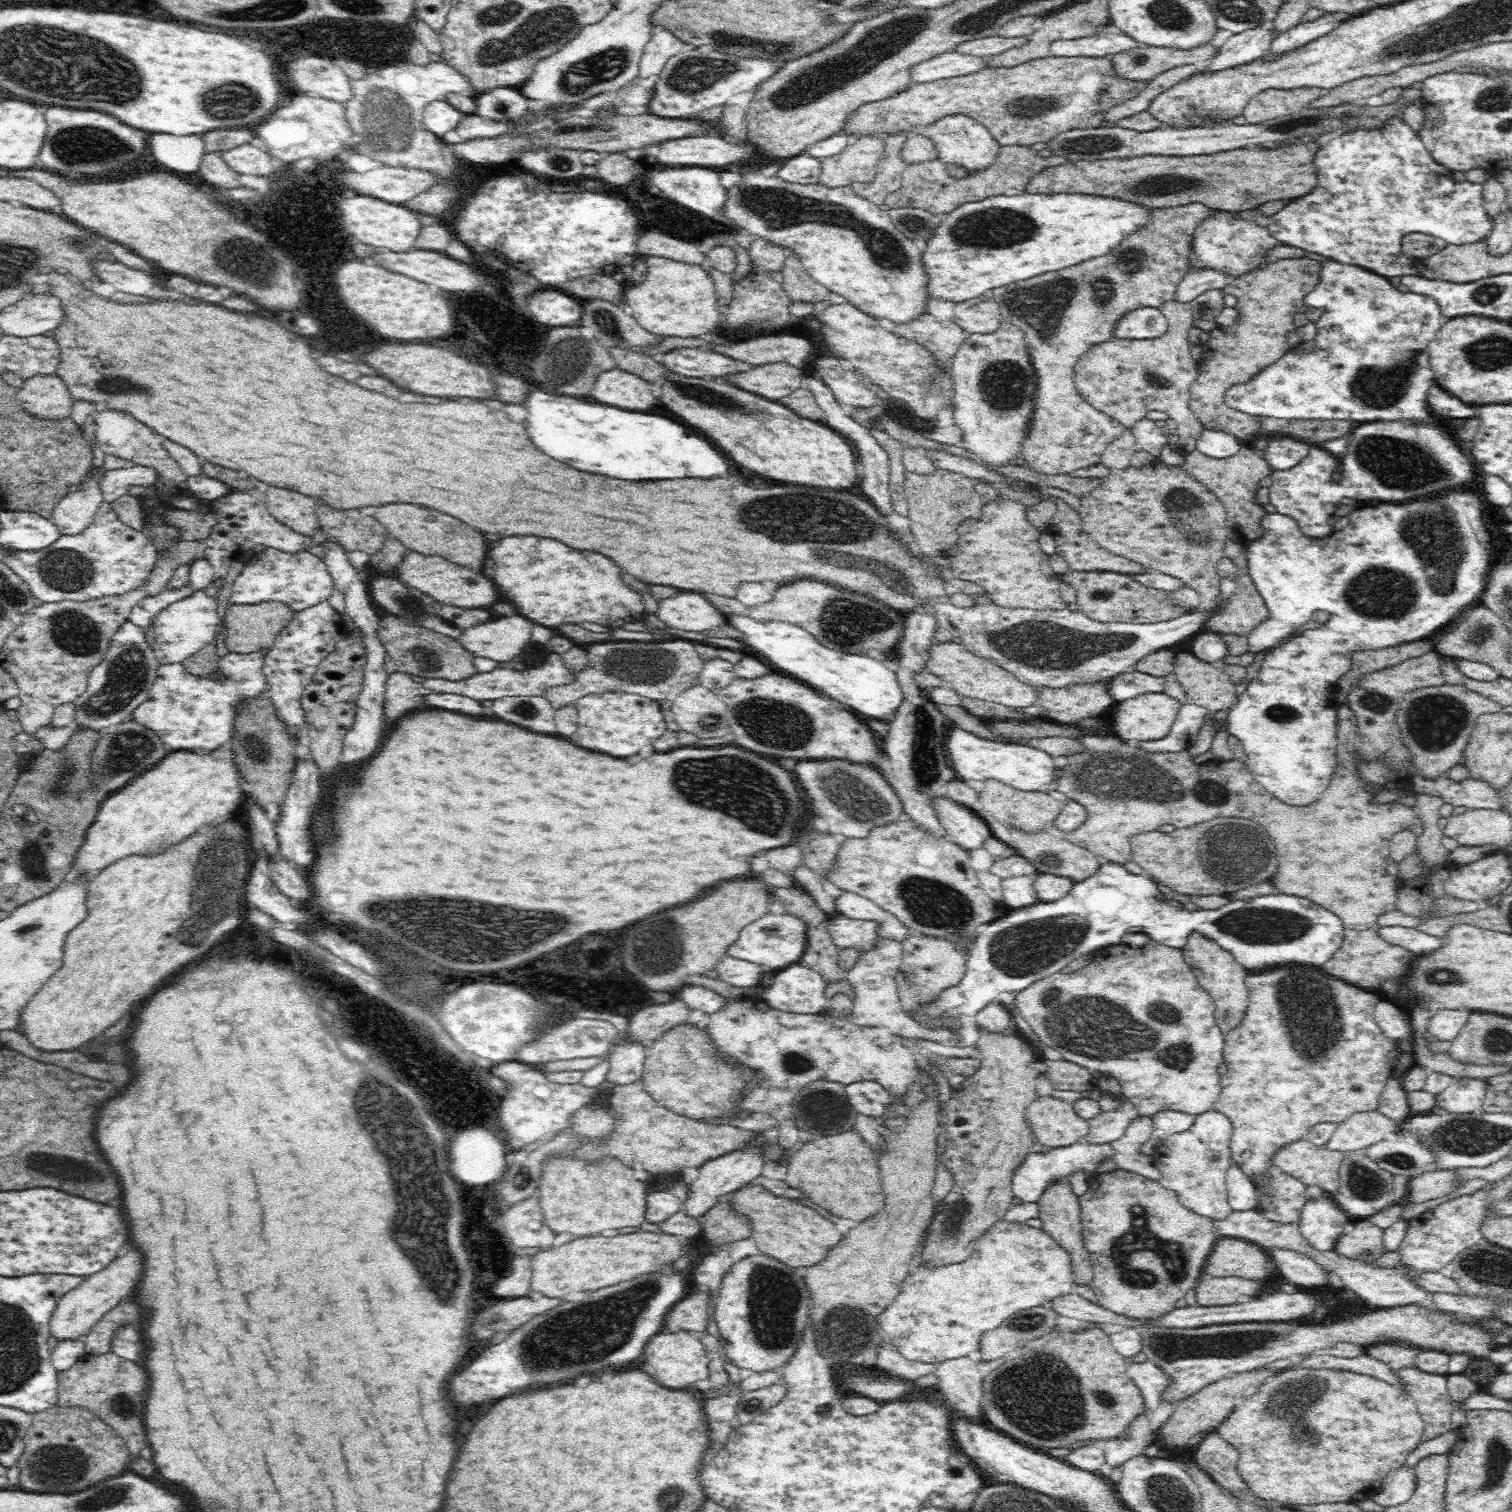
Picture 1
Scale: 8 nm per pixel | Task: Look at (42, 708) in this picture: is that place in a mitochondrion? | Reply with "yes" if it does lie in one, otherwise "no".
no

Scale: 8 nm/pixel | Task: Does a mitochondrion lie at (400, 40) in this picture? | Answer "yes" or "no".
yes

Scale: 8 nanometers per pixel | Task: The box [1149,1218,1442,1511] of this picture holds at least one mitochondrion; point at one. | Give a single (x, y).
(1290, 1400)

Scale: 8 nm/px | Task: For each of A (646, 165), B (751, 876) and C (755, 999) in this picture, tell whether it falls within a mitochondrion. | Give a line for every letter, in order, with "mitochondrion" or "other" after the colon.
A: other
B: other
C: other

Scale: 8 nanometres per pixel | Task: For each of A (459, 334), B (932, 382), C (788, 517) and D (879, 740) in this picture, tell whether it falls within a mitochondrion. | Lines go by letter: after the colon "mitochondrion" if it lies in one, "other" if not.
A: other
B: mitochondrion
C: mitochondrion
D: other

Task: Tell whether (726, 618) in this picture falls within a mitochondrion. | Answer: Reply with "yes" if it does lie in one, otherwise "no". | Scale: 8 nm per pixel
no

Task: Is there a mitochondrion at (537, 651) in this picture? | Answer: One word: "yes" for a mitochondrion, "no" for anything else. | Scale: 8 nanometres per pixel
no

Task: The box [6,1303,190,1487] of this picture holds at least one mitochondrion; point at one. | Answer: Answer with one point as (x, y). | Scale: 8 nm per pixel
(122, 1406)

